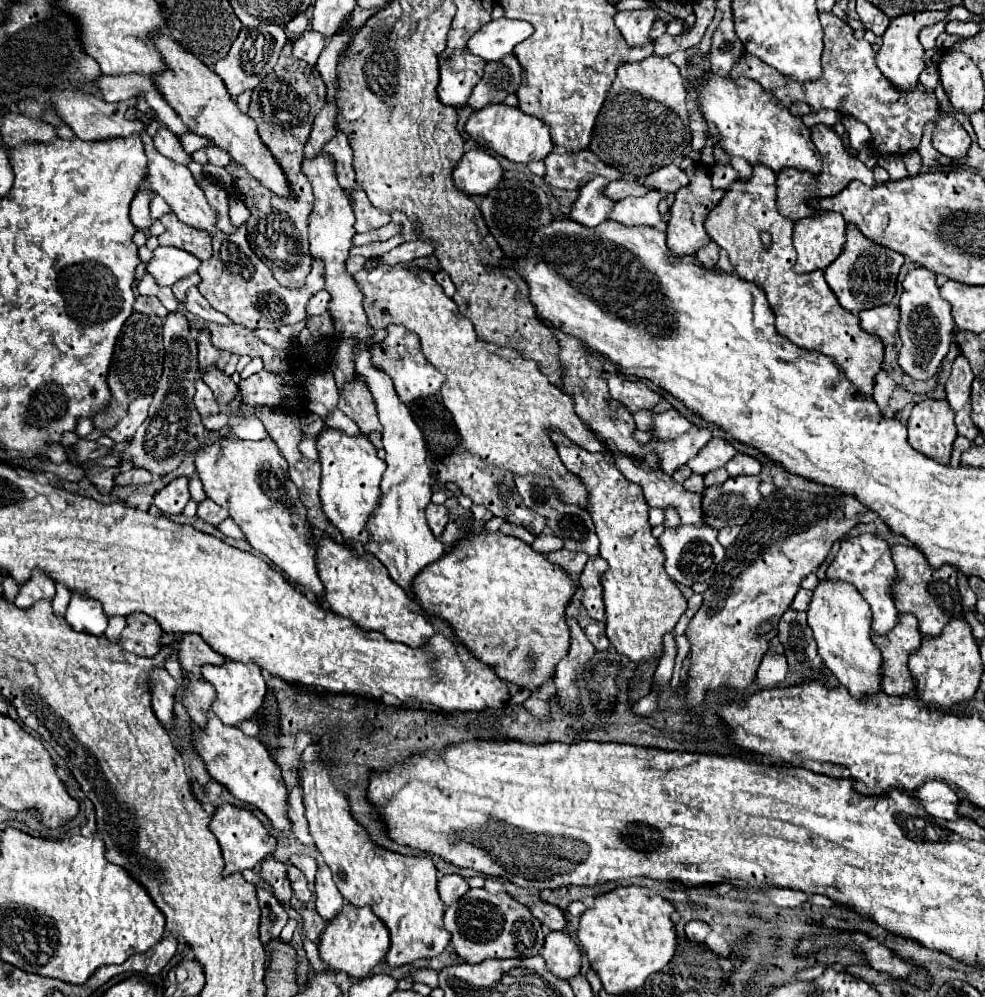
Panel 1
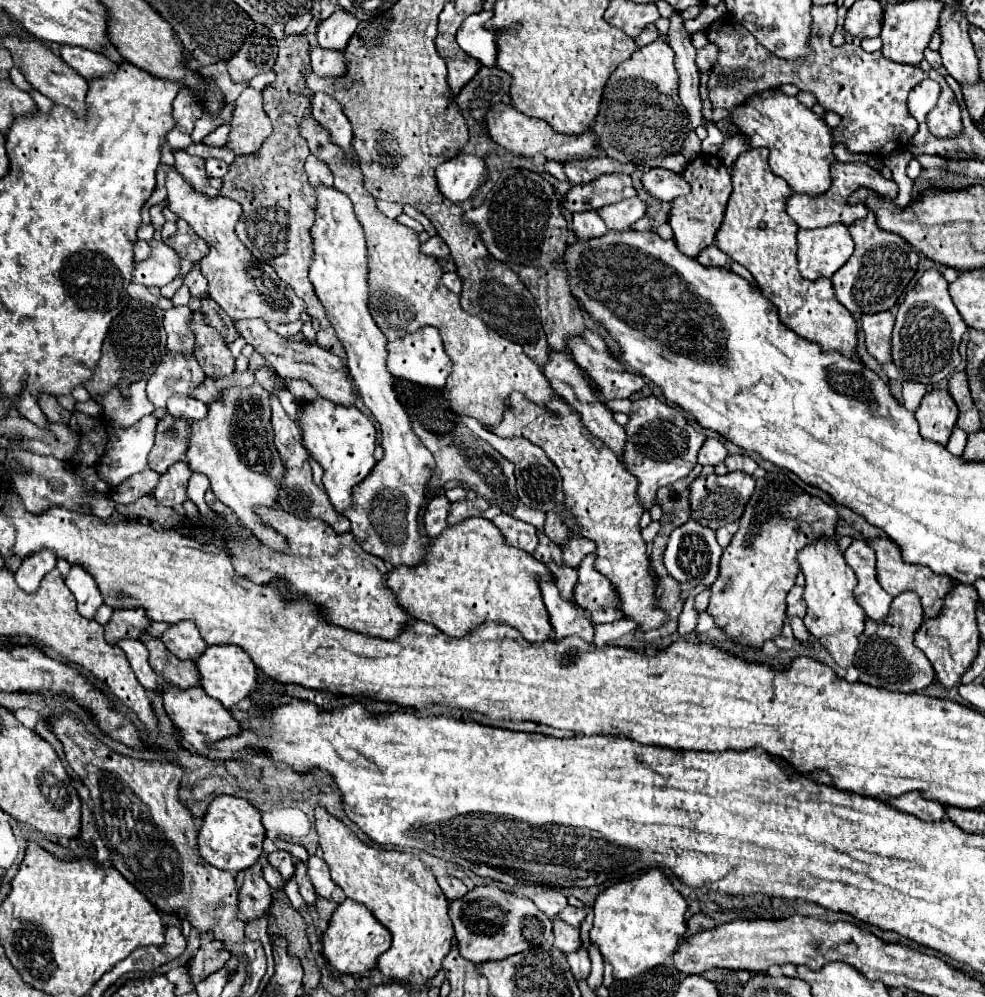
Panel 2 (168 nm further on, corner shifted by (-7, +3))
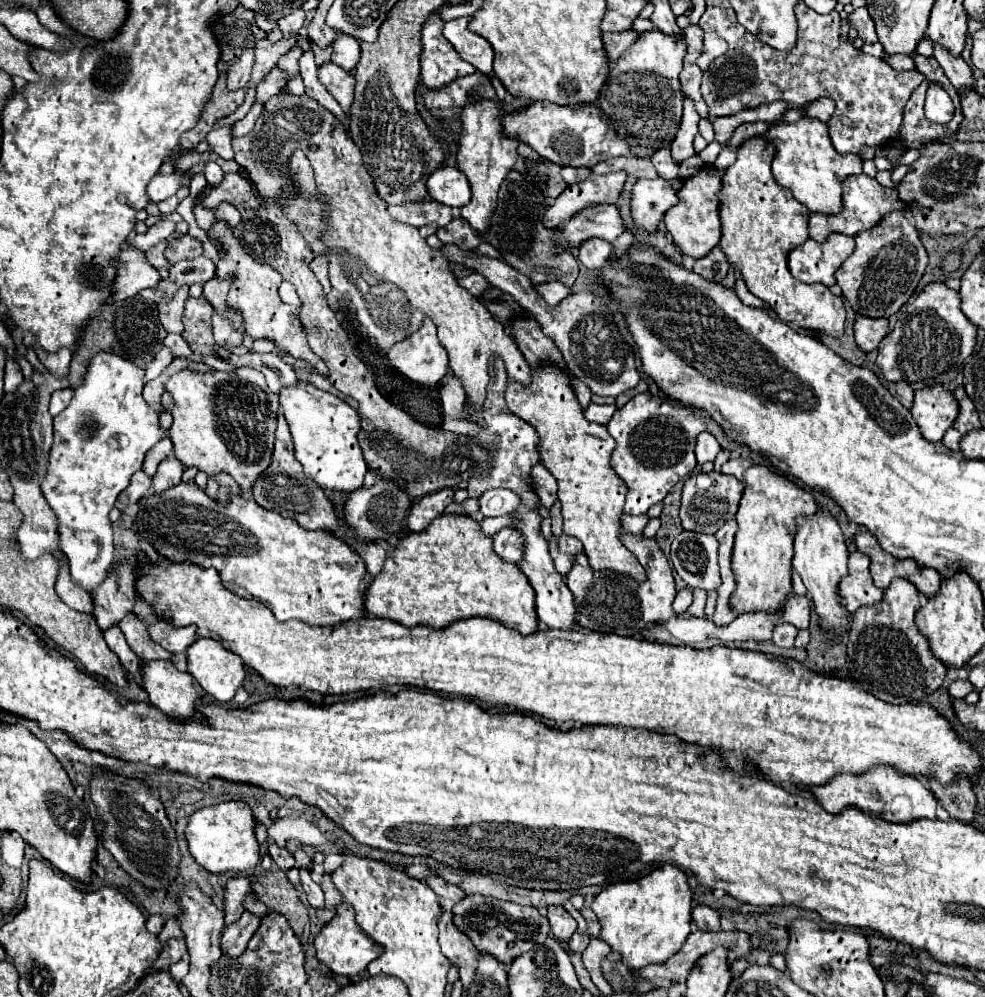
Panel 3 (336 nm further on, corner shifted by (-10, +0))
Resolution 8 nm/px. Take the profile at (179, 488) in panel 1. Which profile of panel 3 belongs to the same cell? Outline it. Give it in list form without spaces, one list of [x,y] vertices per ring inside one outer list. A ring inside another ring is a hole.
[[[167,458],[153,476],[153,494],[163,494],[165,490],[181,484],[181,476],[183,464],[177,458]]]

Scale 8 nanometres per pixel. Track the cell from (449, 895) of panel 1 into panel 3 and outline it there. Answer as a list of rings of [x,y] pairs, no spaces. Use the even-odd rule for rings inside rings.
[[[429,876],[429,878],[427,878],[427,884],[429,884],[429,886],[435,890],[435,894],[439,894],[439,898],[443,898],[443,900],[459,902],[459,900],[465,898],[465,892],[463,892],[461,888],[457,888],[457,886],[453,886],[453,884],[445,882],[445,880],[439,878],[439,876]]]

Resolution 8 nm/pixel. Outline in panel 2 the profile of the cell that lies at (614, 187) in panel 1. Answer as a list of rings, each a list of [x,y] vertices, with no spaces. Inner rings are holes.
[[[610,173],[610,175],[600,175],[600,179],[594,179],[592,183],[586,185],[574,185],[564,195],[562,205],[570,213],[580,213],[580,211],[594,211],[604,205],[612,205],[634,195],[636,191],[632,187],[630,175]]]

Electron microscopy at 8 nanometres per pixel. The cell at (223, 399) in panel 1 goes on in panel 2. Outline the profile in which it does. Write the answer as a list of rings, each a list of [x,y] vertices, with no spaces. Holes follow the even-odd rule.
[[[202,309],[192,311],[192,333],[196,335],[196,361],[206,375],[230,375],[234,371],[234,357],[226,347],[222,335],[204,323]]]

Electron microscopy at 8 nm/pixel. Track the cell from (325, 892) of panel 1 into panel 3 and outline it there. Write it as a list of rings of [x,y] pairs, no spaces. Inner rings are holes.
[[[315,854],[315,856],[313,856],[311,878],[313,878],[317,884],[321,884],[321,882],[323,882],[323,874],[325,874],[325,870],[323,870],[323,854]]]

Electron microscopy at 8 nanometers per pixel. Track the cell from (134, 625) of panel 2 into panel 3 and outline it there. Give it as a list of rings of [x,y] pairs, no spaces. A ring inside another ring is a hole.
[[[121,560],[119,564],[113,564],[107,582],[99,586],[99,594],[93,598],[95,602],[95,620],[101,630],[107,630],[115,624],[119,624],[125,616],[133,614],[133,608],[137,604],[137,592],[135,592],[135,576],[127,560]]]

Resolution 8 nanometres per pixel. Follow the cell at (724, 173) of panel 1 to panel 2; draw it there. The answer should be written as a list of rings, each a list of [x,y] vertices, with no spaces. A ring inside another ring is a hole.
[[[734,133],[732,137],[728,137],[728,139],[724,141],[722,149],[718,151],[718,157],[722,157],[722,163],[724,163],[726,167],[730,167],[730,165],[736,161],[736,157],[738,157],[742,151],[746,151],[746,149],[748,149],[746,137],[740,135],[740,133]]]

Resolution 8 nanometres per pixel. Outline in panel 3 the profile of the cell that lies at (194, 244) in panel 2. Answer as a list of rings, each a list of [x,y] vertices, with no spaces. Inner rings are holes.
[[[189,234],[169,240],[167,248],[165,248],[165,258],[171,264],[175,264],[179,260],[191,260],[191,258],[197,258],[201,254],[203,254],[203,244],[195,238],[191,238]]]

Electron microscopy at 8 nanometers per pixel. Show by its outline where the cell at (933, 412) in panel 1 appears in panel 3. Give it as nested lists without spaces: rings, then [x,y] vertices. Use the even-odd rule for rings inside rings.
[[[931,386],[915,392],[911,414],[929,442],[941,442],[945,432],[953,426],[959,406],[949,390],[943,386]]]

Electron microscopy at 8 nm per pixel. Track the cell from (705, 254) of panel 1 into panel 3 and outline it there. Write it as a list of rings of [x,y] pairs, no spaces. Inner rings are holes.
[[[715,246],[707,256],[703,256],[703,258],[699,258],[699,260],[695,260],[693,272],[701,274],[701,276],[703,276],[703,278],[707,278],[707,280],[721,282],[721,280],[727,276],[729,268],[731,268],[731,264],[729,264],[729,260],[725,258],[725,254],[723,254],[721,246]]]

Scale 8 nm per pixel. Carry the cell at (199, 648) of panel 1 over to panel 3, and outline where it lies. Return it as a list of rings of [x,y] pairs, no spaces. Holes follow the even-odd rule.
[[[163,620],[149,626],[149,636],[171,654],[185,652],[191,646],[191,642],[197,640],[195,628],[173,628]]]

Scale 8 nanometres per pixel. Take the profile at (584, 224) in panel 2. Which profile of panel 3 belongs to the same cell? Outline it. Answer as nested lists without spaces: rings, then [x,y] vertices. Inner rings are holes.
[[[589,238],[579,246],[579,262],[583,262],[589,270],[599,272],[605,266],[605,260],[611,254],[611,244],[603,238]]]

